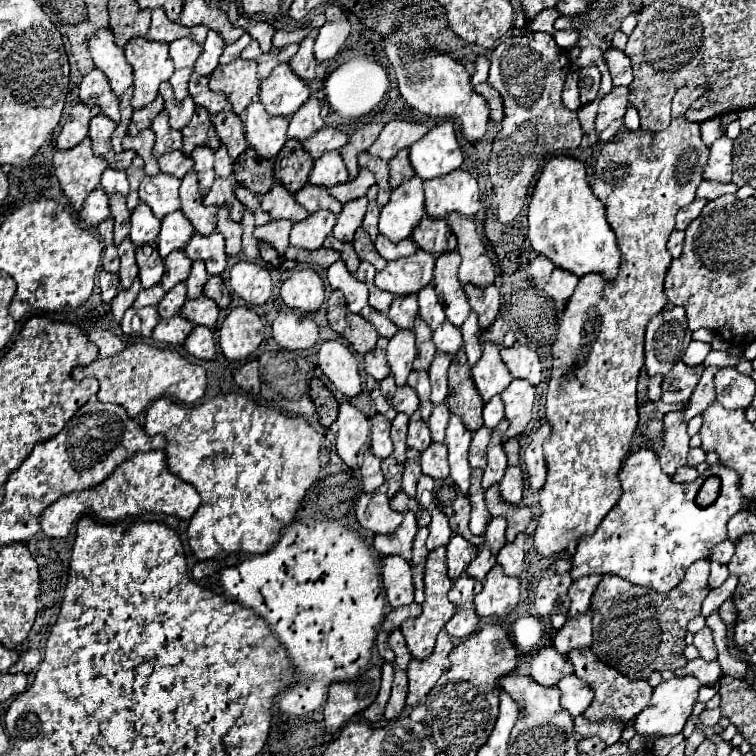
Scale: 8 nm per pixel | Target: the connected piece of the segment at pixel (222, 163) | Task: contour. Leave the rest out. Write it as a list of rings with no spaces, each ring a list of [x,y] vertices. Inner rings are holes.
[[[220,144],[220,148],[214,152],[214,156],[216,156],[216,160],[214,160],[214,172],[216,172],[216,176],[222,176],[222,178],[230,176],[232,174],[232,158],[228,156],[226,146]]]

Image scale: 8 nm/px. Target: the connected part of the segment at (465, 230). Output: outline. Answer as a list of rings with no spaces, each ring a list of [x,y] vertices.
[[[450,214],[448,226],[458,238],[458,254],[462,256],[462,264],[458,268],[458,280],[462,284],[472,282],[476,286],[488,286],[494,282],[494,266],[486,254],[486,248],[476,232],[474,220],[464,218],[462,214]]]

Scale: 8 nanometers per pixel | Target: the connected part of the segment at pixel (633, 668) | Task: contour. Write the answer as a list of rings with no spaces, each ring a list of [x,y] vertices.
[[[708,560],[694,562],[680,586],[664,596],[652,592],[638,594],[638,586],[632,586],[618,576],[604,574],[590,604],[594,614],[592,652],[600,662],[634,680],[646,680],[654,670],[664,672],[684,668],[688,662],[684,656],[686,624],[700,616],[700,604],[708,592]]]

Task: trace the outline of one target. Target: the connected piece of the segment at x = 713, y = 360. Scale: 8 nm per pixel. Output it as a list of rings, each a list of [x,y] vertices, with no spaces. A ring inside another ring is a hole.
[[[712,350],[704,362],[702,363],[705,367],[710,366],[735,366],[738,362],[744,359],[742,356],[729,356],[727,351]]]

